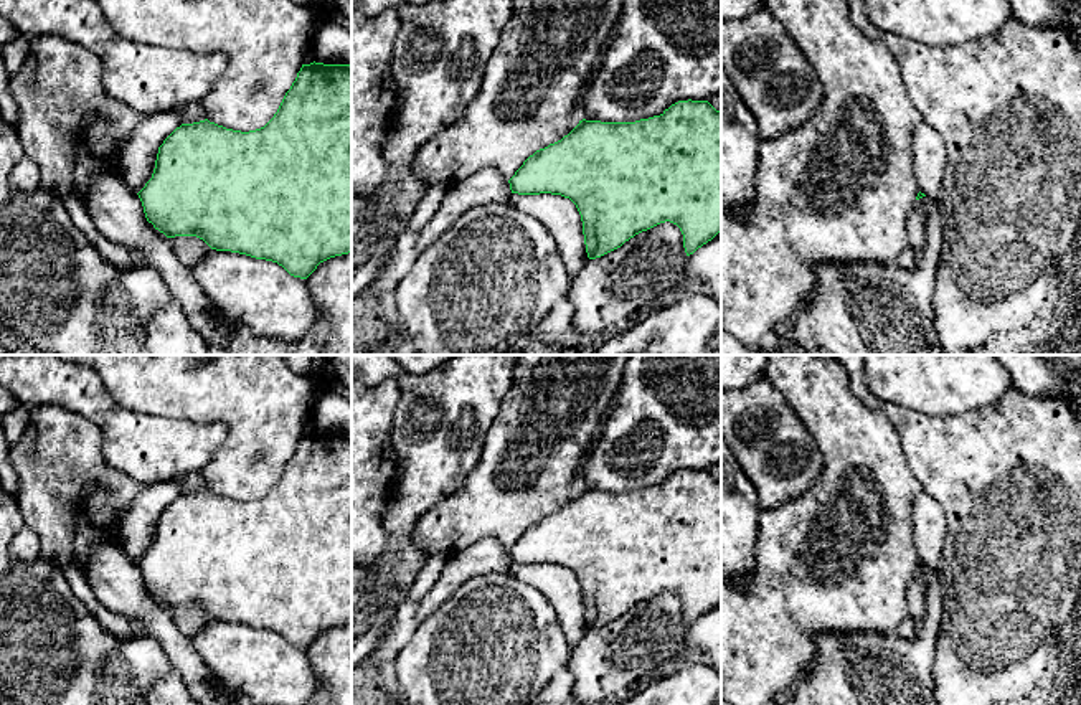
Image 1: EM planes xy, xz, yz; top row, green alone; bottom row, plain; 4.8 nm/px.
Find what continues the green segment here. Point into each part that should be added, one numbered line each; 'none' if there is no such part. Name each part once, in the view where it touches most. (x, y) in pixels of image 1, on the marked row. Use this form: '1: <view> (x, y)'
none

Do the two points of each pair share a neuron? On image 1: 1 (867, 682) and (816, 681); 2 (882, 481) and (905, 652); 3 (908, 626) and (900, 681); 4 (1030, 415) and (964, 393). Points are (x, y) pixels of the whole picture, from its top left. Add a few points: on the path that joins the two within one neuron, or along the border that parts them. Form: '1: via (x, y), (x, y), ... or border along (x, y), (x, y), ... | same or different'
1: via (854, 682), (829, 682) | same
2: border along (895, 631), (878, 634) | different
3: border along (910, 615), (918, 624), (918, 633), (903, 639) | different
4: border along (1009, 385), (994, 403), (958, 413) | different

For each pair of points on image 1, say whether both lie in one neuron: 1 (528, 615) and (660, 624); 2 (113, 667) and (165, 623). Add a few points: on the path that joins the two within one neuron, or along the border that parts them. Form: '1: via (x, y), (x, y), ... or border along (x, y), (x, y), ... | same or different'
1: border along (532, 585), (553, 610), (560, 629), (573, 651) | different
2: via (126, 662), (152, 636) | same

